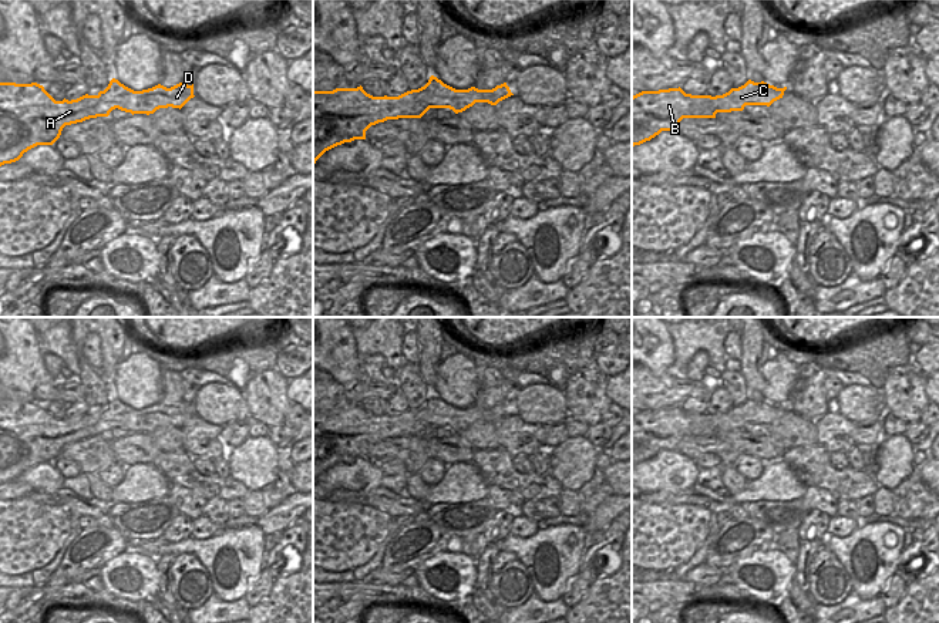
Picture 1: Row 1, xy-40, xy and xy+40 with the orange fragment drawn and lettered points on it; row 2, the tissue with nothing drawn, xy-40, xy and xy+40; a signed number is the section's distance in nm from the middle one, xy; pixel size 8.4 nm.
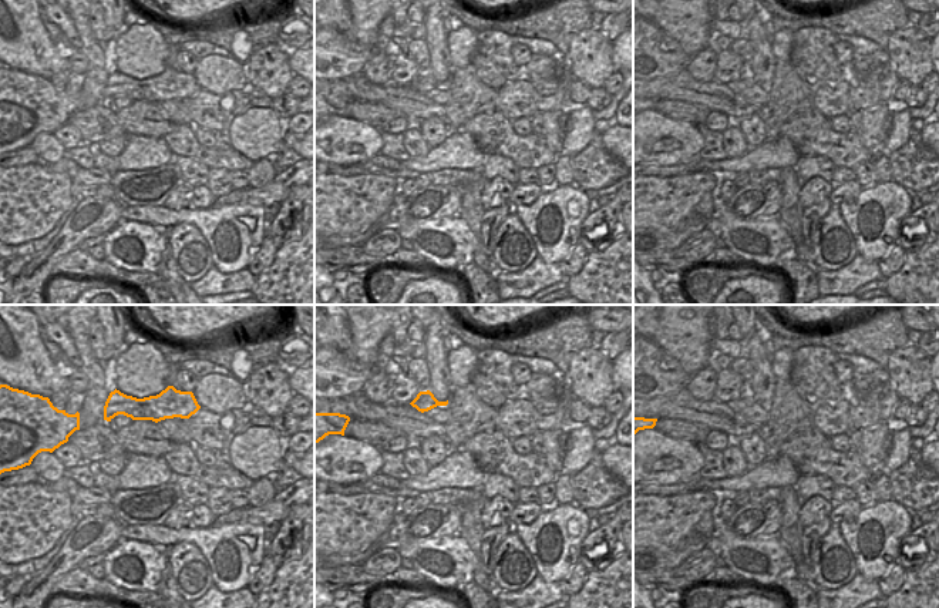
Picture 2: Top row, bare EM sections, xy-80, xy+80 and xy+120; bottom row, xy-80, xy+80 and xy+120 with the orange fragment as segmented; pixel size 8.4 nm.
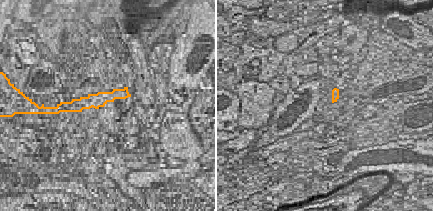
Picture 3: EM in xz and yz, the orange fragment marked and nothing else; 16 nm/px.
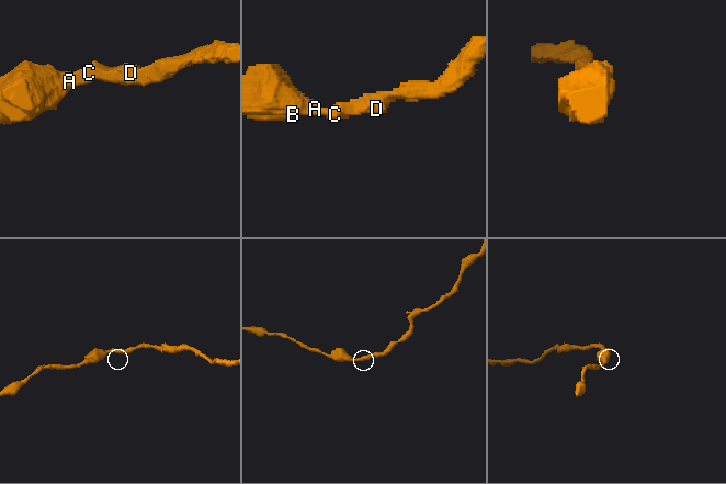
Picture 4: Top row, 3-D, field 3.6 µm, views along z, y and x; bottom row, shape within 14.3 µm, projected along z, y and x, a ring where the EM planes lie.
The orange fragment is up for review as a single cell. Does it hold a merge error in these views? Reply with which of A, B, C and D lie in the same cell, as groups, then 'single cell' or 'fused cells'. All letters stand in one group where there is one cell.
A B C D; single cell

